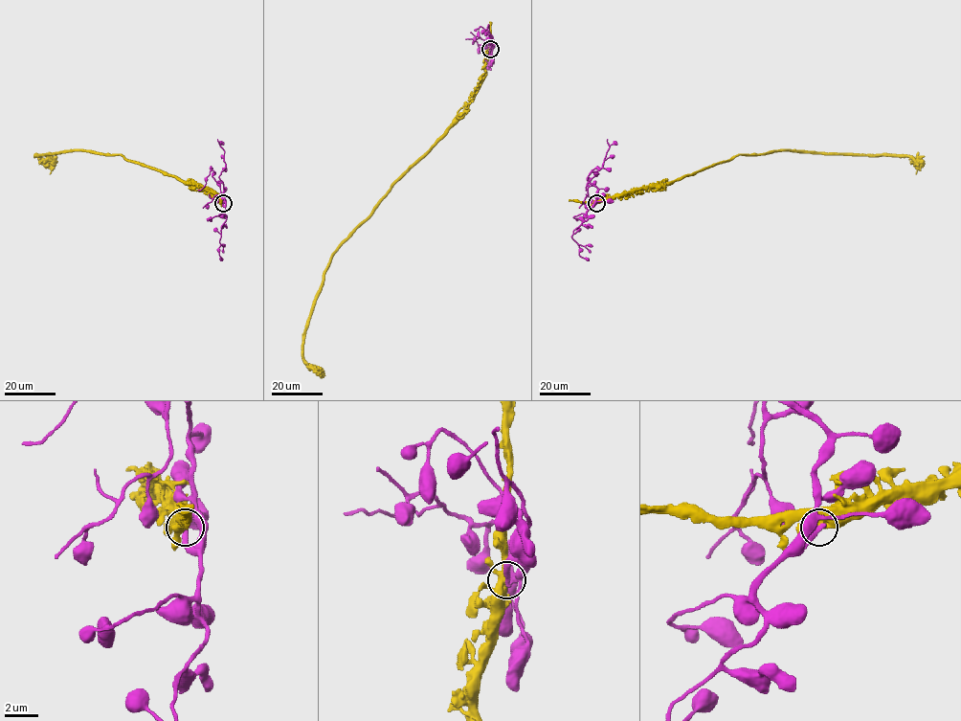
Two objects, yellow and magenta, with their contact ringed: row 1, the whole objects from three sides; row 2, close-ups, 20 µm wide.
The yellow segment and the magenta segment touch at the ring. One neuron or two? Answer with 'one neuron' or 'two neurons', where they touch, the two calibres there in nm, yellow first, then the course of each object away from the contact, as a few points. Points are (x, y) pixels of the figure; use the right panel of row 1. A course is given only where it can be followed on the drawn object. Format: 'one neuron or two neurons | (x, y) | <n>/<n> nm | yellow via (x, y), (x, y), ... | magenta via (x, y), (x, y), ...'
two neurons | (596, 203) | 440/400 nm | yellow via (596, 203), (636, 190), (670, 185), (739, 154), (815, 150), (909, 156), (923, 162) | magenta via (596, 203), (593, 206), (597, 189), (587, 180), (588, 176), (602, 167), (606, 151), (617, 143)

